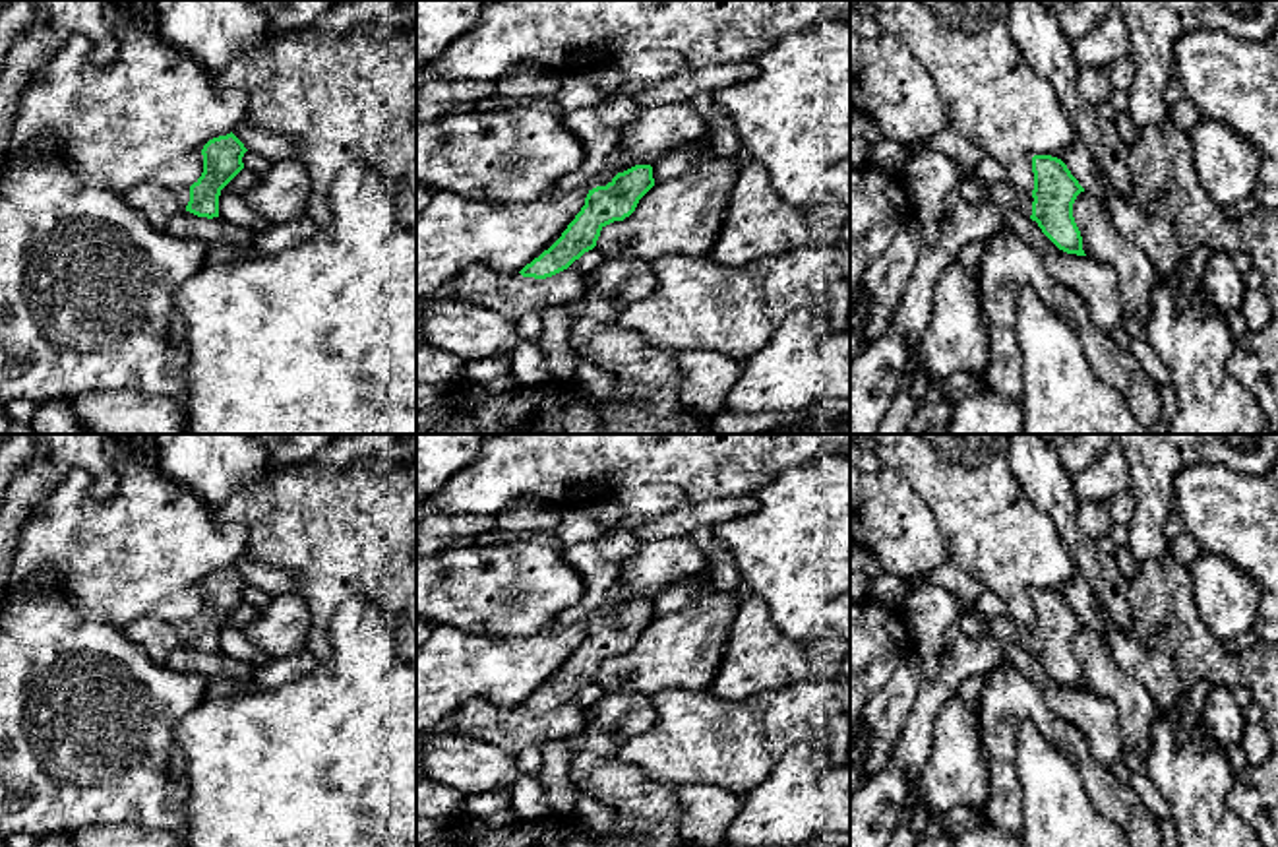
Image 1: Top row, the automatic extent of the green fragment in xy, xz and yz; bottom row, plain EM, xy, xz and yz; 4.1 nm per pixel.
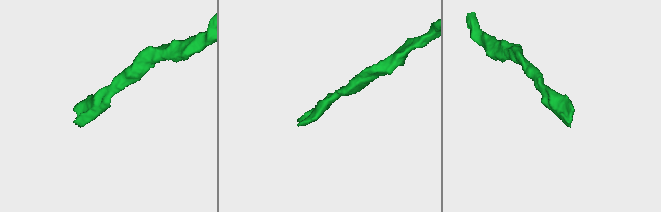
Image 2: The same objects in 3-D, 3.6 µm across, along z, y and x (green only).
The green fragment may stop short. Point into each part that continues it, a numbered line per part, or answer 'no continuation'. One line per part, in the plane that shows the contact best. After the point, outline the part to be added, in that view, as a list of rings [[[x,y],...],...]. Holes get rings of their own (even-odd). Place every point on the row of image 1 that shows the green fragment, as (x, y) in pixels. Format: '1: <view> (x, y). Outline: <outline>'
1: xz (599, 126). Outline: [[[610,95],[602,105],[563,112],[563,126],[577,136],[585,149],[583,165],[558,180],[560,192],[593,190],[606,186],[616,176],[608,167],[620,143],[622,128],[639,116],[631,97]]]

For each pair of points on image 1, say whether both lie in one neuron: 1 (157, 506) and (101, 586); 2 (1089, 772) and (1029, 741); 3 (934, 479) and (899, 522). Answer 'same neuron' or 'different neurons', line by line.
1: same neuron
2: different neurons
3: different neurons

